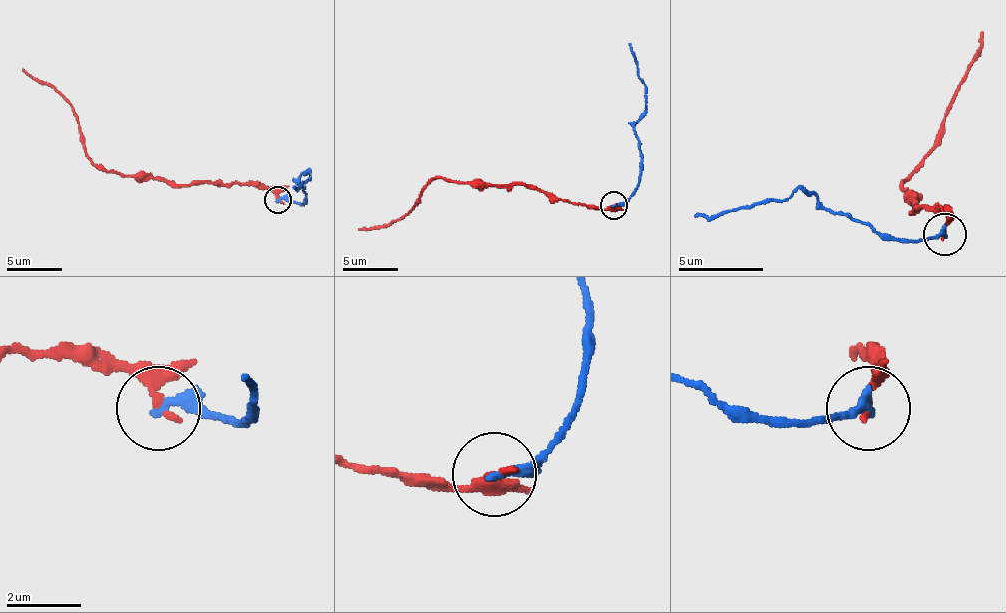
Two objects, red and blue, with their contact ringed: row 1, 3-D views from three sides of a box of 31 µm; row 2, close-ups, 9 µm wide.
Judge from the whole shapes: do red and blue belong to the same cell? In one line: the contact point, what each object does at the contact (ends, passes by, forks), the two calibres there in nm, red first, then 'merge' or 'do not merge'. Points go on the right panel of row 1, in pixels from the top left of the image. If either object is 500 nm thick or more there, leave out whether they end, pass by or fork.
(944, 234) | red passes by | blue ends | 200/280 nm | do not merge

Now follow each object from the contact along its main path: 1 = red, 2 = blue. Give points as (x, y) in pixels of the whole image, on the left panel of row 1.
1: (277, 199), (271, 191), (252, 185), (186, 185), (121, 177), (101, 169), (85, 152), (71, 106), (22, 67)
2: (277, 199), (302, 204), (304, 191), (299, 185), (310, 171), (310, 177), (293, 188)

